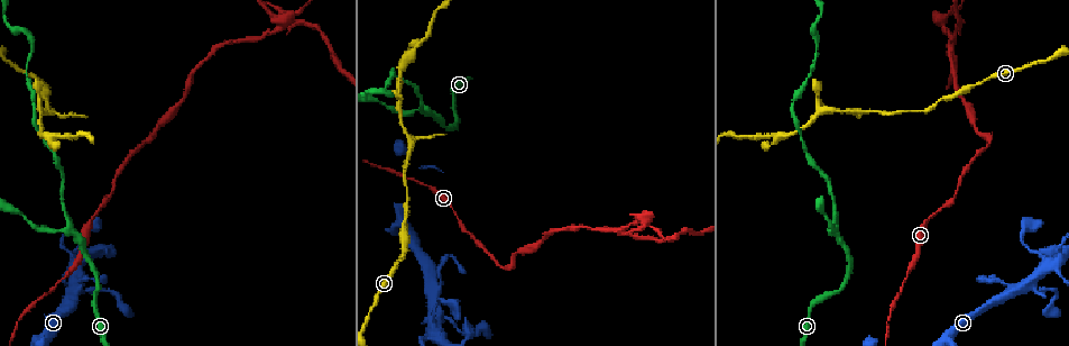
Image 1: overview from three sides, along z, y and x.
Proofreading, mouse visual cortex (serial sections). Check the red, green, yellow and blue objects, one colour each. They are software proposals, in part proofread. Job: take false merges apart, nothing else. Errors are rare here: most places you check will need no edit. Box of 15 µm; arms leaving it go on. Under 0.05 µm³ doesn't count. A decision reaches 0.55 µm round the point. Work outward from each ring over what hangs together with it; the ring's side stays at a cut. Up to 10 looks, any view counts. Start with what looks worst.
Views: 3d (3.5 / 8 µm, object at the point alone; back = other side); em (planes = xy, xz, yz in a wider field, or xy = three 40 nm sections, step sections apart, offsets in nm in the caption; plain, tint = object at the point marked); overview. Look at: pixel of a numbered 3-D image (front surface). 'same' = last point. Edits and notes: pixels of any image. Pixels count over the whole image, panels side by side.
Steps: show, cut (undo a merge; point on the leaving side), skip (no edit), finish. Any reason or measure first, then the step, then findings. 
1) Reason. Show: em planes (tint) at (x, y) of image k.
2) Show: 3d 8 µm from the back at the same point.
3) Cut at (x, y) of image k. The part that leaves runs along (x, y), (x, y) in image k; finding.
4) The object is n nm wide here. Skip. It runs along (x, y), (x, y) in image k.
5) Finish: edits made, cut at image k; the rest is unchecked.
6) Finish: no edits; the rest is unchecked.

Three-way junction. Show: 3d 3.5 µm at (428, 109) of image 1.

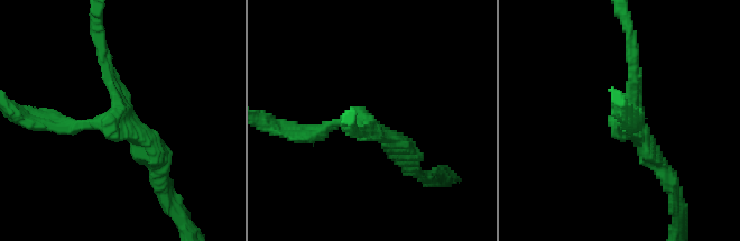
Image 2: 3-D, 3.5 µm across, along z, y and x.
Show: em xy step 5 (tint) at (374, 127) of image 2.

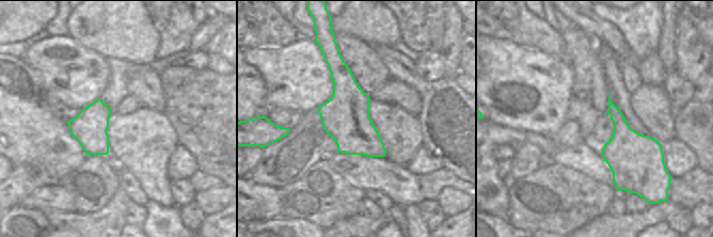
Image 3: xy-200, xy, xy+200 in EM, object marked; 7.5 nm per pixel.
3 arms meet here; the arms are 200, 200, 250 nm wide. Skip. It runs along (160, 175), (102, 55) in image 2; all the same cell.

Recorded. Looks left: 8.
Arms part here. Show: 3d 8 µm at (42, 108) of image 1.

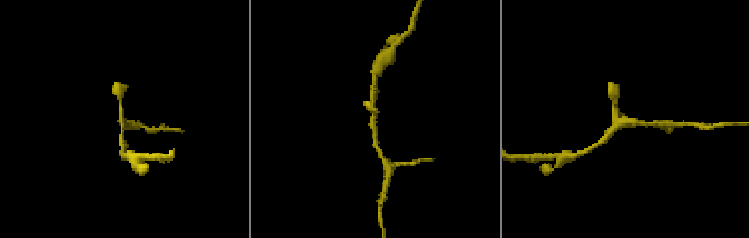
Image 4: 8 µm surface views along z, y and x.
Show: em xy step 1 (tint) at (374, 118) of image 4.

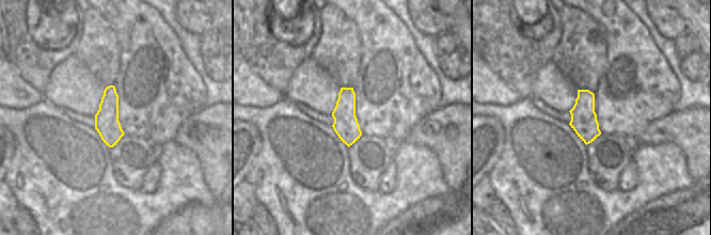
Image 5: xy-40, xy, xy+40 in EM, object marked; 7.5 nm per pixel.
Skip. One cell here.

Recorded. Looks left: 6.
Looks like a crossing. Show: 3d 3.5 µm at (73, 272) of image 1.

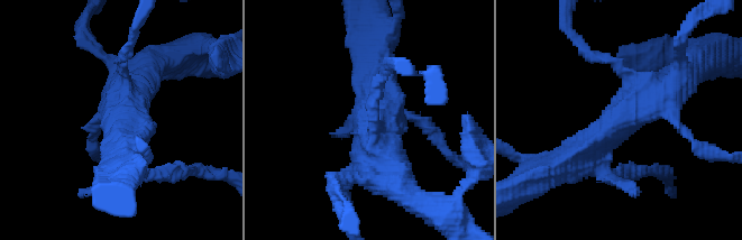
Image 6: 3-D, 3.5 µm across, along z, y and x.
4 arms meet here; the arms are 150, 150, 400, 450 nm wide; now the EM. Show: em planes (tint) at (119, 107) of image 6.

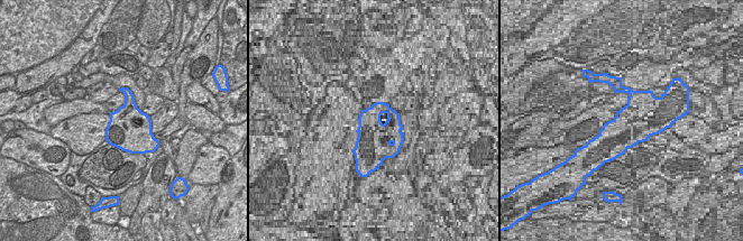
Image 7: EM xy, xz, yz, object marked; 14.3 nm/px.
Cut it another way. Show: em xy step 5 (tint) at the same point.

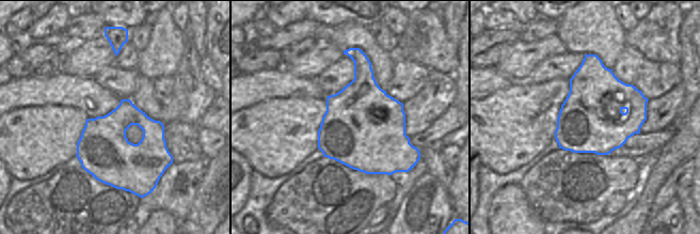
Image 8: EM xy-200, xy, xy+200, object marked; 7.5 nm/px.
Skip. It runs along (580, 153), (667, 98), (689, 70) in image 6; one cell here.

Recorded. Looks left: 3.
Abrupt turn. Show: 3d 3.5 µm at (507, 267) of image 1.

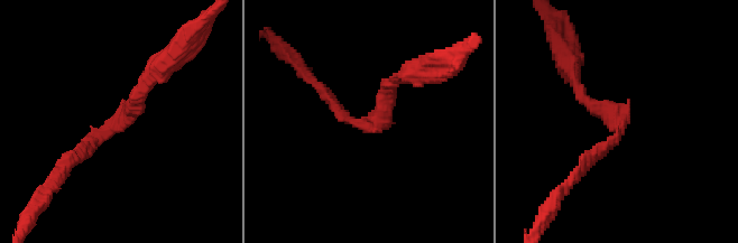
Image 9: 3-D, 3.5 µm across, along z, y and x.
The arms are 200, 200 nm wide. Show: em xy step 5 (tint) at (116, 124) of image 9.

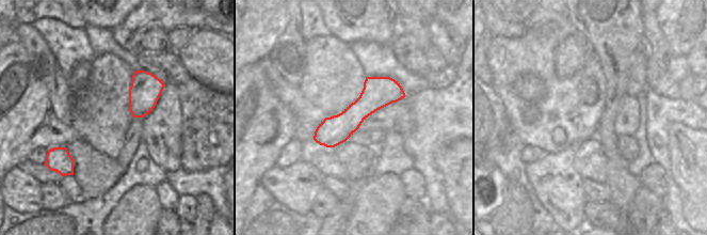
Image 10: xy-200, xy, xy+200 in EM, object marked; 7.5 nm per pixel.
Show: em xy step 1 (tint) at the same point.

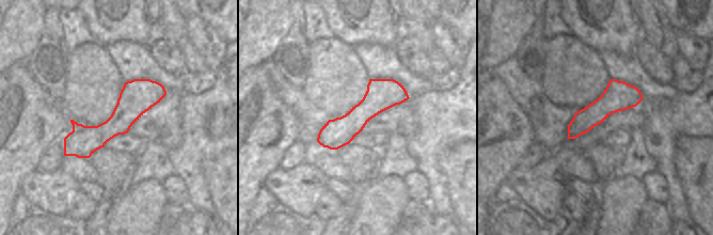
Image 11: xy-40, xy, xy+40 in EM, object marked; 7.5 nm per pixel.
The object is 220 nm wide here. Skip. It runs along (161, 89), (66, 153) in image 11; all the same cell.

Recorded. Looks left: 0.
Finish: no edits; the rest is unchecked.

